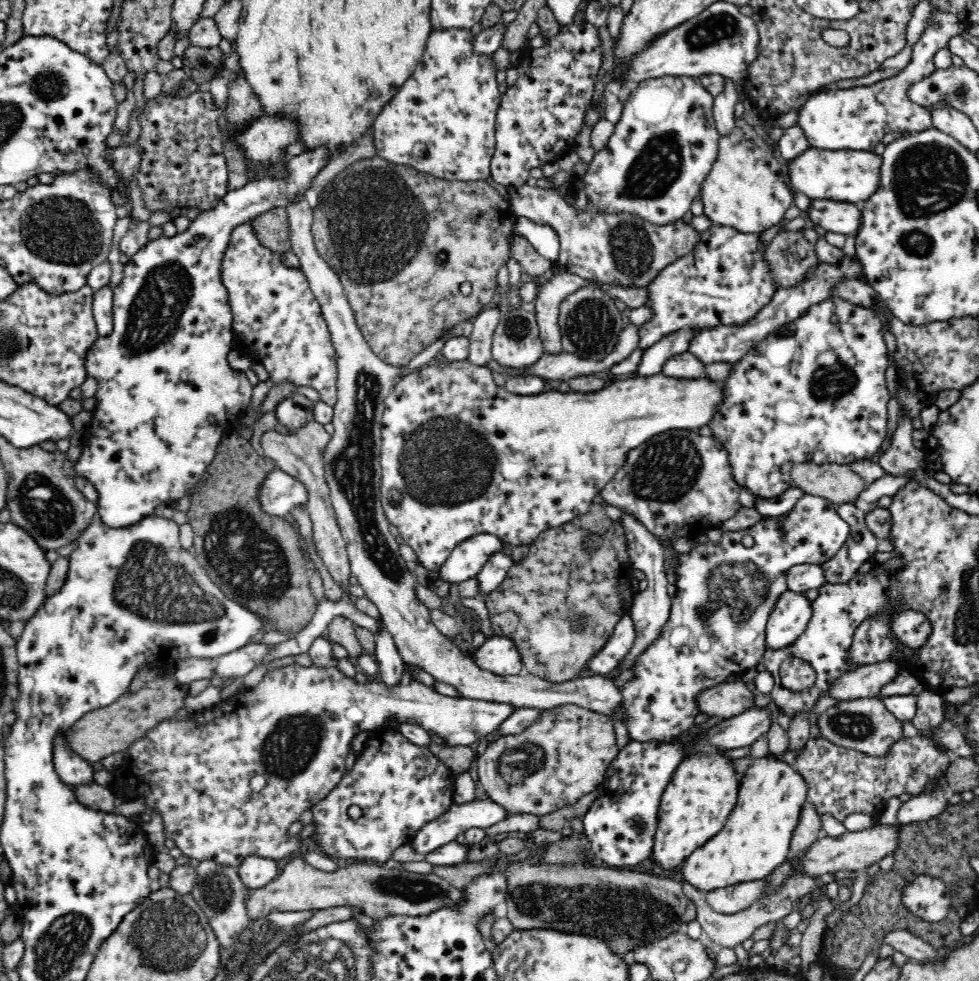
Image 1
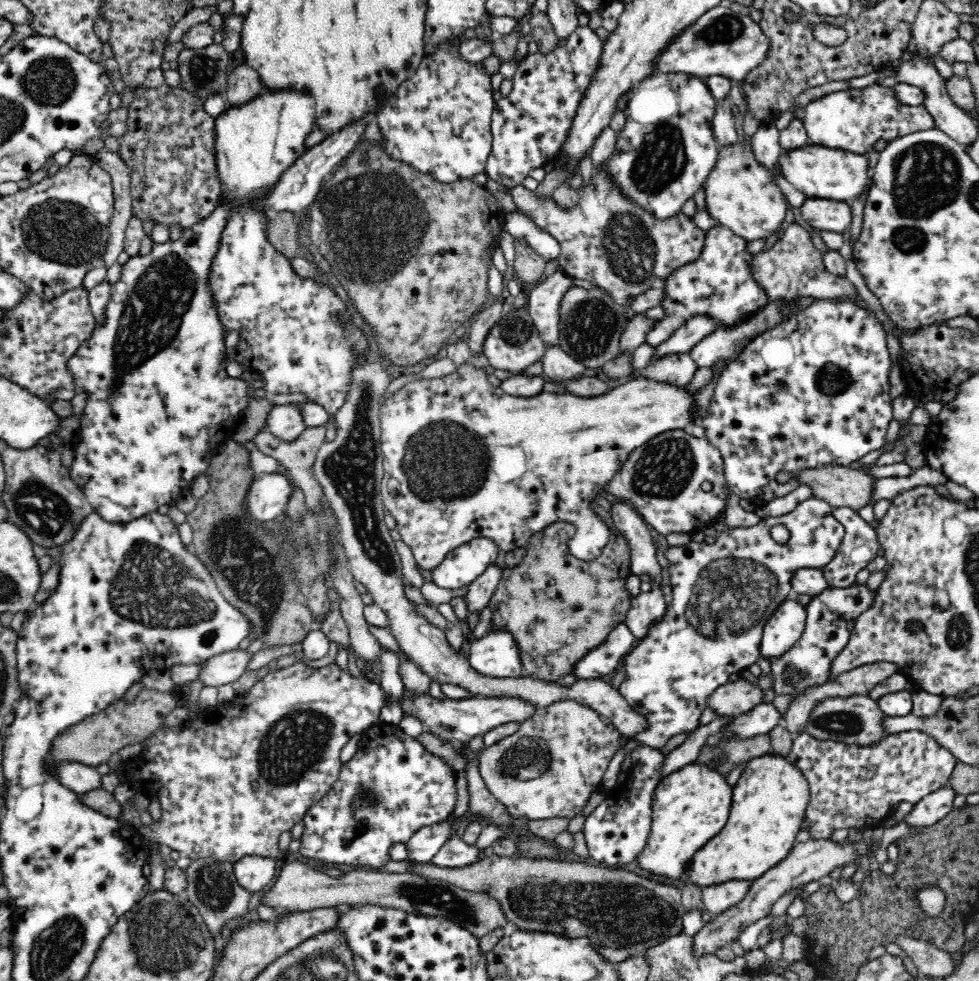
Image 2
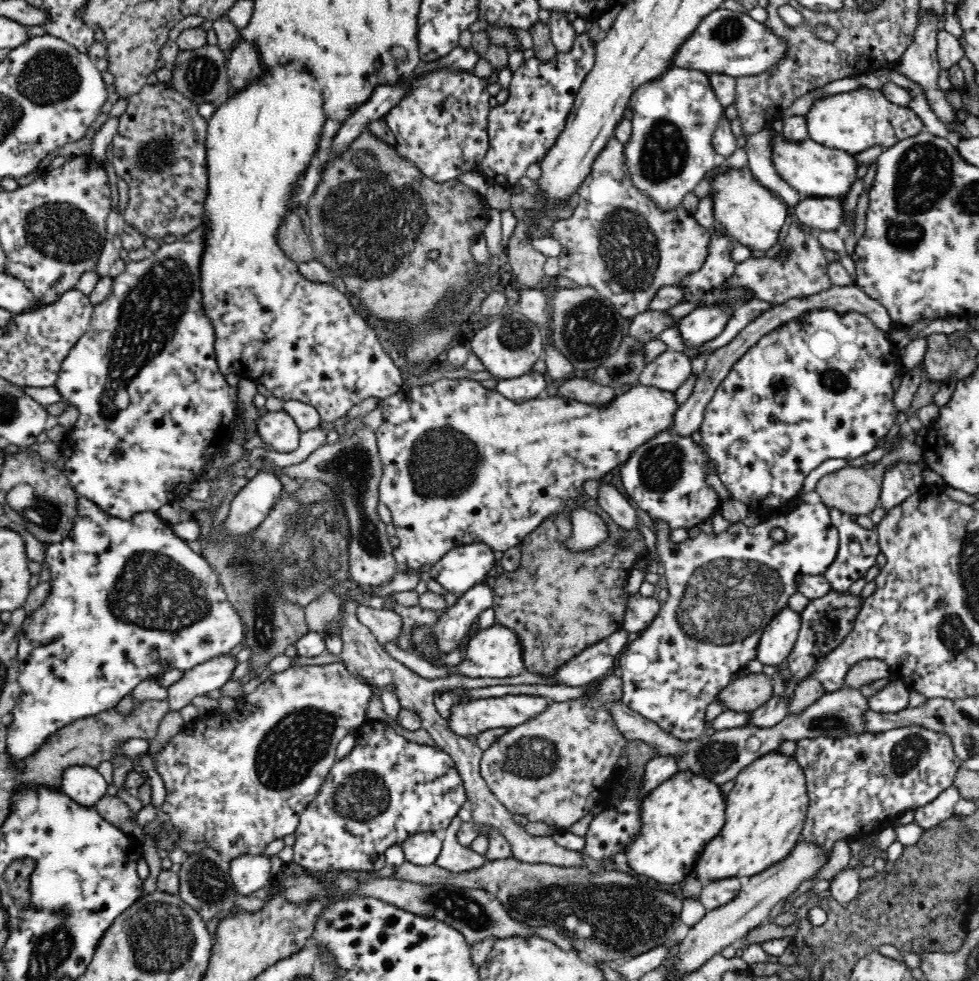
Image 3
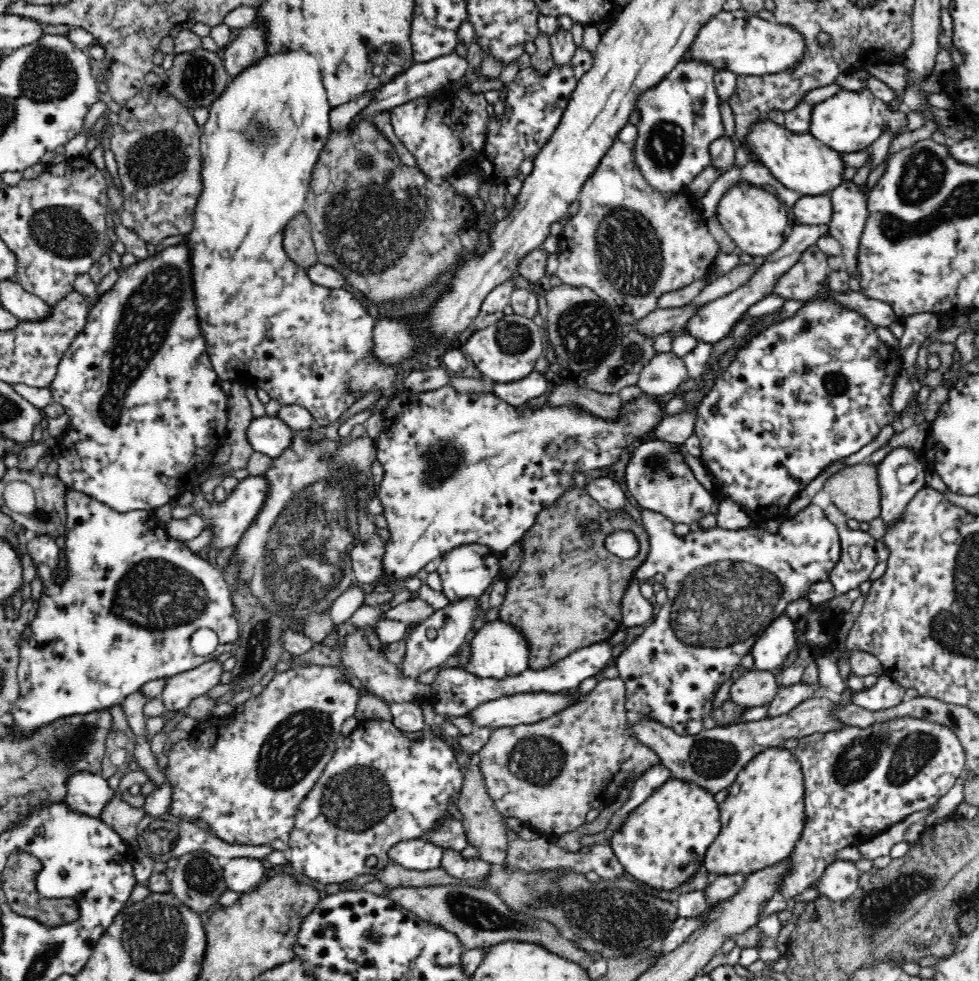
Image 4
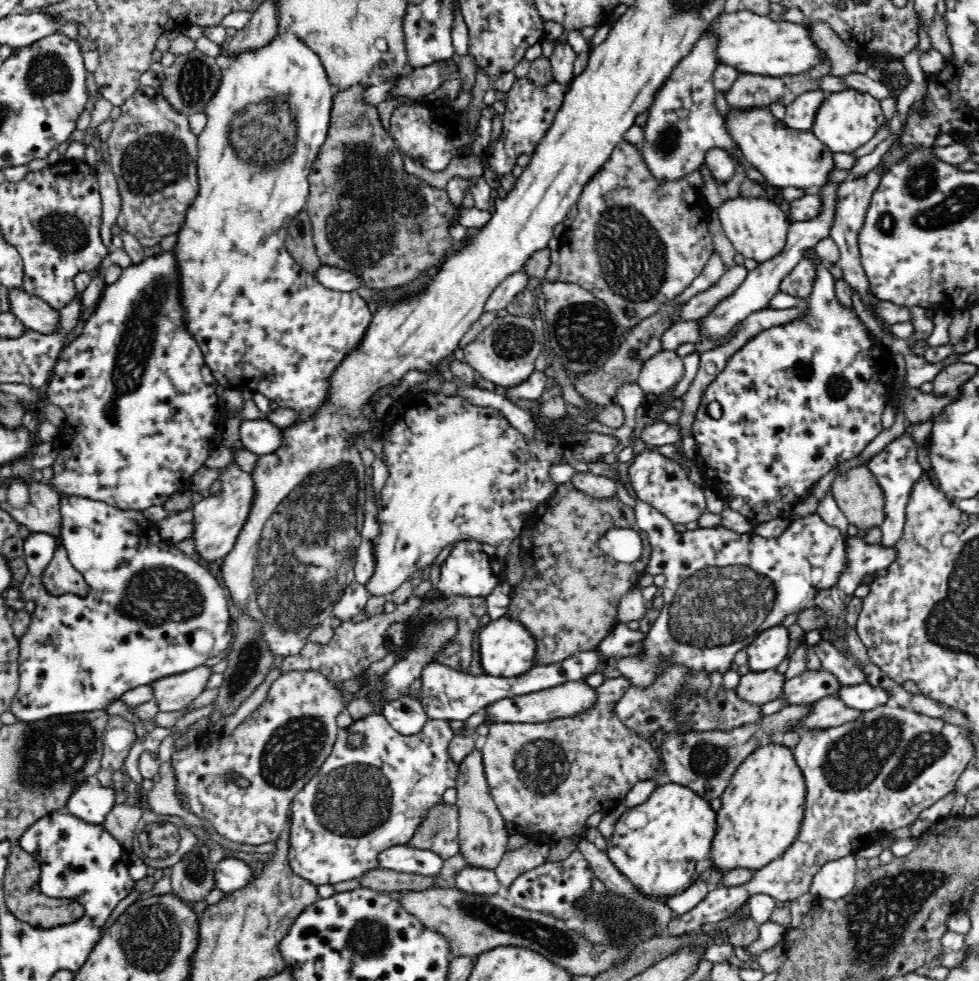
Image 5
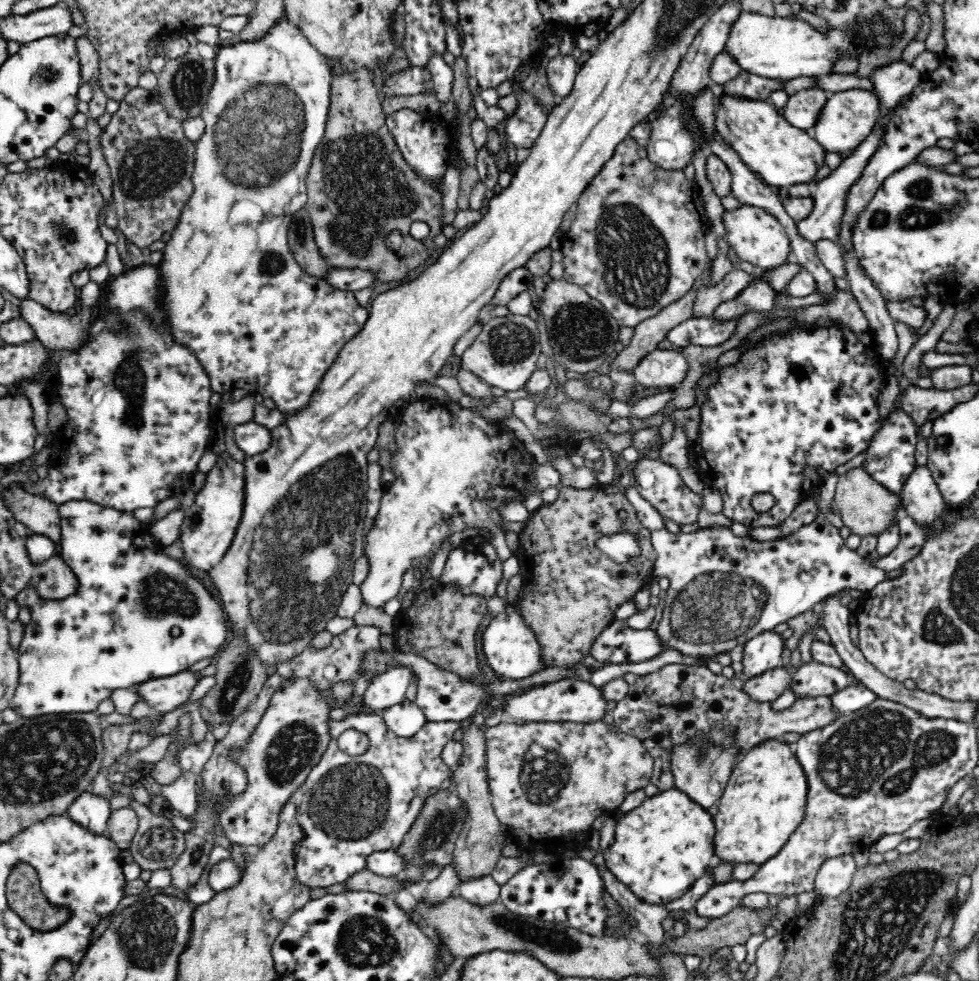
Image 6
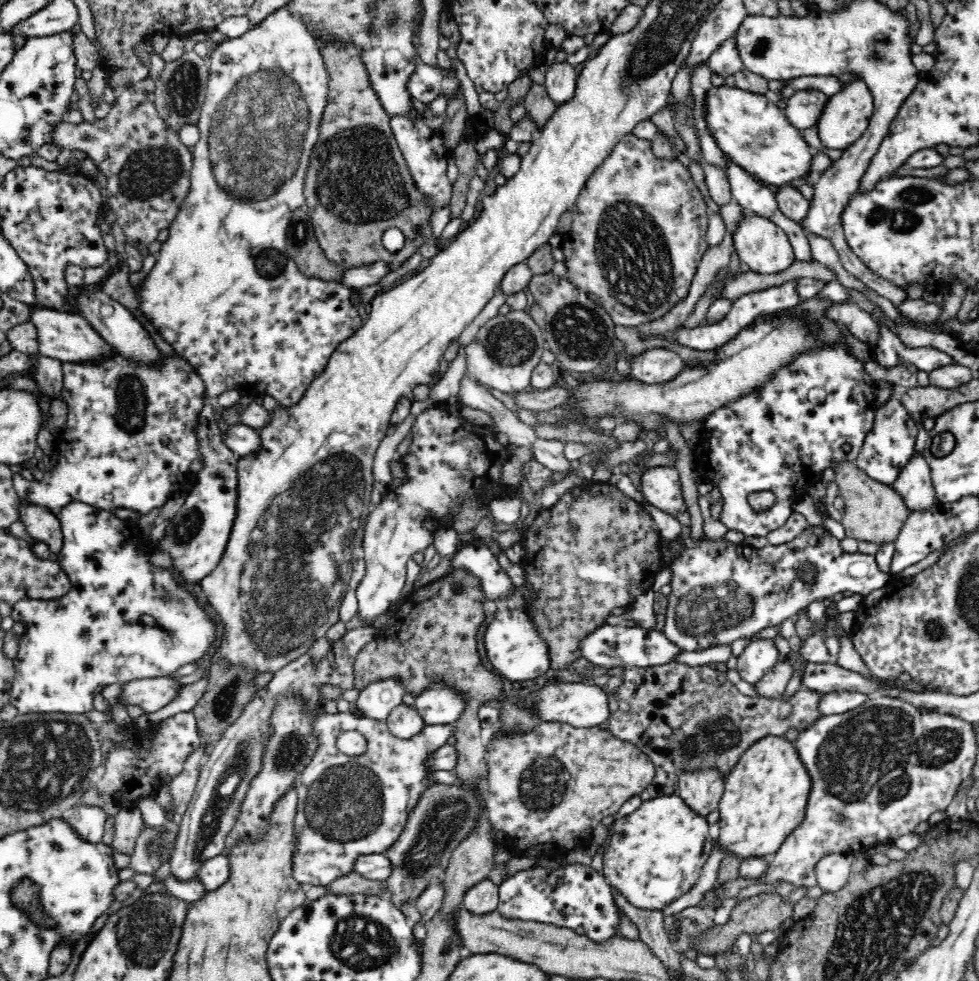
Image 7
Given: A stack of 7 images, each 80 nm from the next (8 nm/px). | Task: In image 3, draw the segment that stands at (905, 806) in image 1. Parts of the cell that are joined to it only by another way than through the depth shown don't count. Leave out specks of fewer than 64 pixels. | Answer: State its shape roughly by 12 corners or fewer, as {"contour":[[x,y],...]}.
{"contour":[[956,786],[914,810],[918,826],[931,829],[953,817],[961,798]]}

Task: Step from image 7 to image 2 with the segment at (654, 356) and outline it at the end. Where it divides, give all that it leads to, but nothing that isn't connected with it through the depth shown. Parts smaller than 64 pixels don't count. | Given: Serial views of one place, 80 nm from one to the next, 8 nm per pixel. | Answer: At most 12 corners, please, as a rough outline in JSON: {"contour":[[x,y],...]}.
{"contour":[[690,353],[655,359],[637,376],[684,387],[698,369]]}

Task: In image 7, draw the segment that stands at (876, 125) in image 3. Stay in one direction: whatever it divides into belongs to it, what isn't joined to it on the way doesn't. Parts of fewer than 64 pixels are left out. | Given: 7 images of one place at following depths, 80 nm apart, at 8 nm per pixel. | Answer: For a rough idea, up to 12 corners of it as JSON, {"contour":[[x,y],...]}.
{"contour":[[862,79],[829,98],[818,120],[832,153],[866,132],[873,97]]}

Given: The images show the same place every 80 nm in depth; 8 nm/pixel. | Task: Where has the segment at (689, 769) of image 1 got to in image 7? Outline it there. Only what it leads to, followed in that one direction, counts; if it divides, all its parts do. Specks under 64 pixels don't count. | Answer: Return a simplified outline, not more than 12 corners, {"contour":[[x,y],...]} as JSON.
{"contour":[[680,795],[608,826],[602,875],[662,911],[699,879],[710,826]]}

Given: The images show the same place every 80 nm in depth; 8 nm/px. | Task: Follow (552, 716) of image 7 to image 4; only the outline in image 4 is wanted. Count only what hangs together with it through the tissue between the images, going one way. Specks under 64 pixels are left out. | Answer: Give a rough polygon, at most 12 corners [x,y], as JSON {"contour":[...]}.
{"contour":[[579,688],[504,695],[469,714],[474,728],[534,724],[585,699]]}

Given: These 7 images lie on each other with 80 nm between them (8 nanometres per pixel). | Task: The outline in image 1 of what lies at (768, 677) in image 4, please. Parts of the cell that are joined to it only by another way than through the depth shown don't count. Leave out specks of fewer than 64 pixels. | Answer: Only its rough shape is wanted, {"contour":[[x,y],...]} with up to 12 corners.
{"contour":[[739,678],[696,697],[700,714],[721,720],[754,708]]}

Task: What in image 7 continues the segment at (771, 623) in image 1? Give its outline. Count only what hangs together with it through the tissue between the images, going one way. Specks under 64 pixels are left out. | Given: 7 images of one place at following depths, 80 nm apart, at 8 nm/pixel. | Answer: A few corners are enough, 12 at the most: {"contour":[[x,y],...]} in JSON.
{"contour":[[772,640],[737,656],[742,680],[755,685],[780,658]]}

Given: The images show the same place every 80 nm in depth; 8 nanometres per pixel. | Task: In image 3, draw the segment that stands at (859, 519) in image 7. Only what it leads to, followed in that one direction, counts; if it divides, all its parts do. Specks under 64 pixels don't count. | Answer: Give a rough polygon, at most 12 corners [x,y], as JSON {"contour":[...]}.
{"contour":[[904,441],[878,462],[823,476],[815,491],[828,508],[869,517],[880,506],[884,470],[923,460]]}

